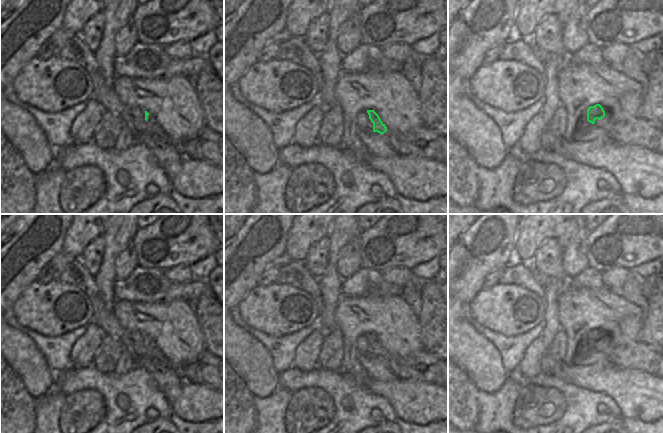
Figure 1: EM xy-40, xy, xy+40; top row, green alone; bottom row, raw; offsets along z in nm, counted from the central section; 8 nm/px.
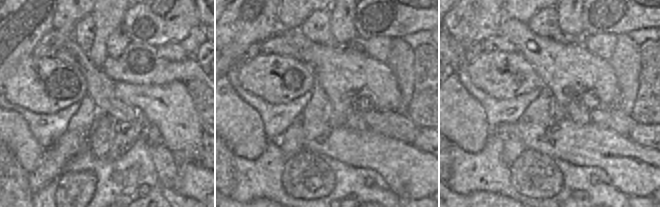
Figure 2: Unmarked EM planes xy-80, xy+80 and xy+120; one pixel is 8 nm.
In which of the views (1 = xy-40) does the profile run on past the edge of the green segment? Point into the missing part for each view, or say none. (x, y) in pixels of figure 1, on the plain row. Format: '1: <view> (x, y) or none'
1: xy-40 (152, 352)

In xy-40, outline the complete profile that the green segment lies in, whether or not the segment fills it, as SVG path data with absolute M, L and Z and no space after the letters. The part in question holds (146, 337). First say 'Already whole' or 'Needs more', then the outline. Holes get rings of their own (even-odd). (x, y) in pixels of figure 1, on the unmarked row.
Needs more. M145 335L145 344L147 346L147 349L143 357L144 360L156 360L158 362L165 362L165 359L157 344L152 338L149 338L147 335Z

